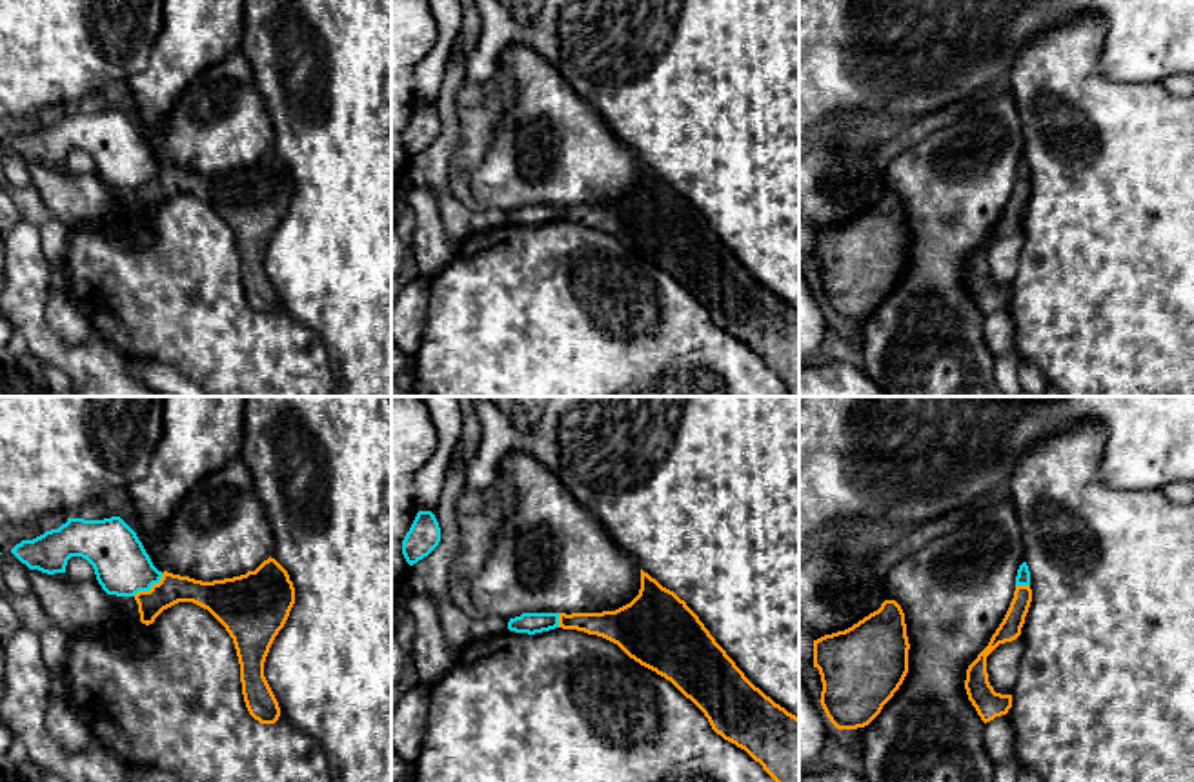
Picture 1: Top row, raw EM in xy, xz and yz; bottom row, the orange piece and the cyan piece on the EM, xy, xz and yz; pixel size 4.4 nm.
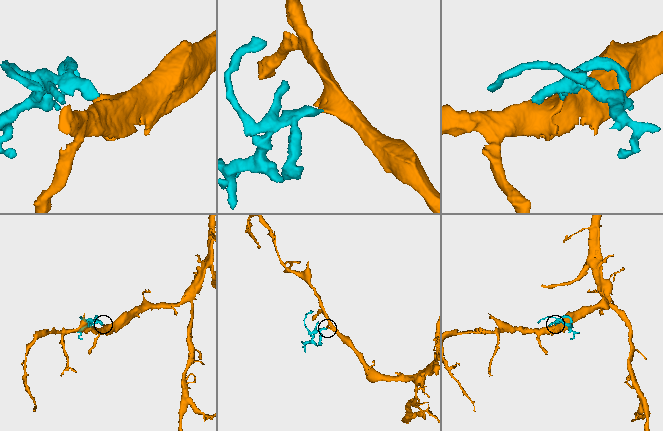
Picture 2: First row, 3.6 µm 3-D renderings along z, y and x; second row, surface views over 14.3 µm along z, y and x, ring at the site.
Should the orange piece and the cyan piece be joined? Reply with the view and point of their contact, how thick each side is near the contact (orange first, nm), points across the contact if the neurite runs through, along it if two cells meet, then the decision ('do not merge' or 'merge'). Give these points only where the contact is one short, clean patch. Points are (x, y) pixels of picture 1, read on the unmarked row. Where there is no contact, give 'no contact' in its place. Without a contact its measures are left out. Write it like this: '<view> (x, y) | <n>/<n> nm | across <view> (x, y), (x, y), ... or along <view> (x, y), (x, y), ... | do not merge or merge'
xy (151, 180) | 130/240 nm | along xy (162, 166), (148, 182), (139, 182), (133, 188) | do not merge

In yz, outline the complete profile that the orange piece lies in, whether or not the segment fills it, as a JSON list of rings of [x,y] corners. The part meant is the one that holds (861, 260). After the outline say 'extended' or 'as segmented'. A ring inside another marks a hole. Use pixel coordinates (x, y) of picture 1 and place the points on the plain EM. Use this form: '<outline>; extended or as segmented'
[[[896,193],[852,220],[814,233],[821,298],[837,322],[868,318],[908,266],[905,206]]]; as segmented

